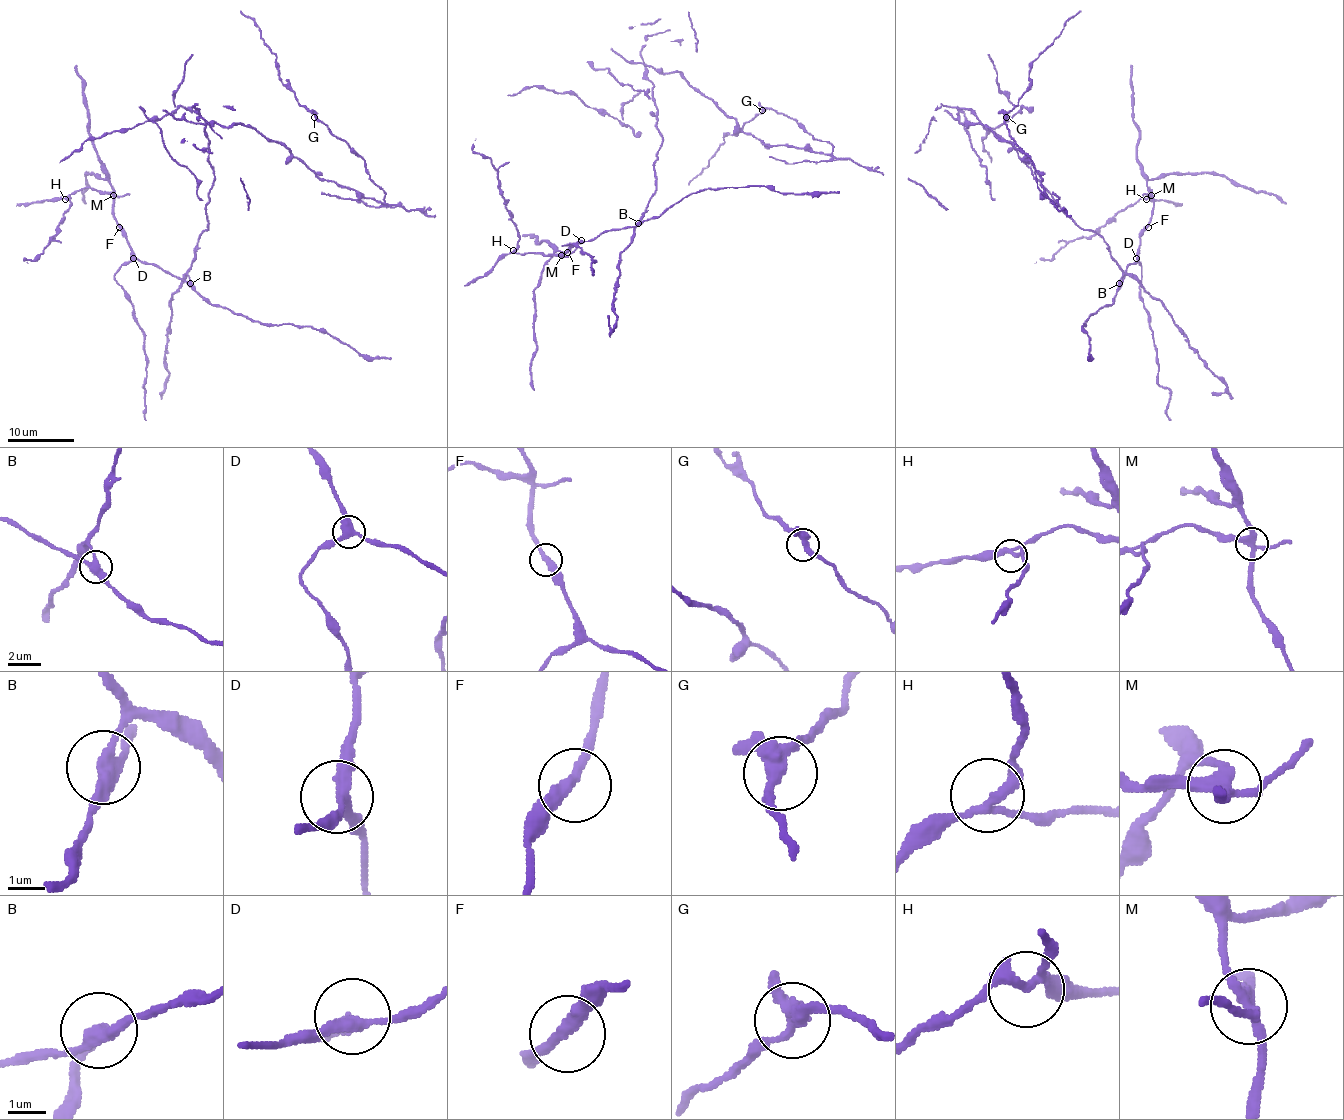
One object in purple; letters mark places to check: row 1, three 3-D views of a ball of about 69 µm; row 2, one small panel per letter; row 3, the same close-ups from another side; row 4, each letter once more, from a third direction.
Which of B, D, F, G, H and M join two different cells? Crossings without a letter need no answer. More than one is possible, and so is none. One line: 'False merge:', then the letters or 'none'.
False merge: B, M

